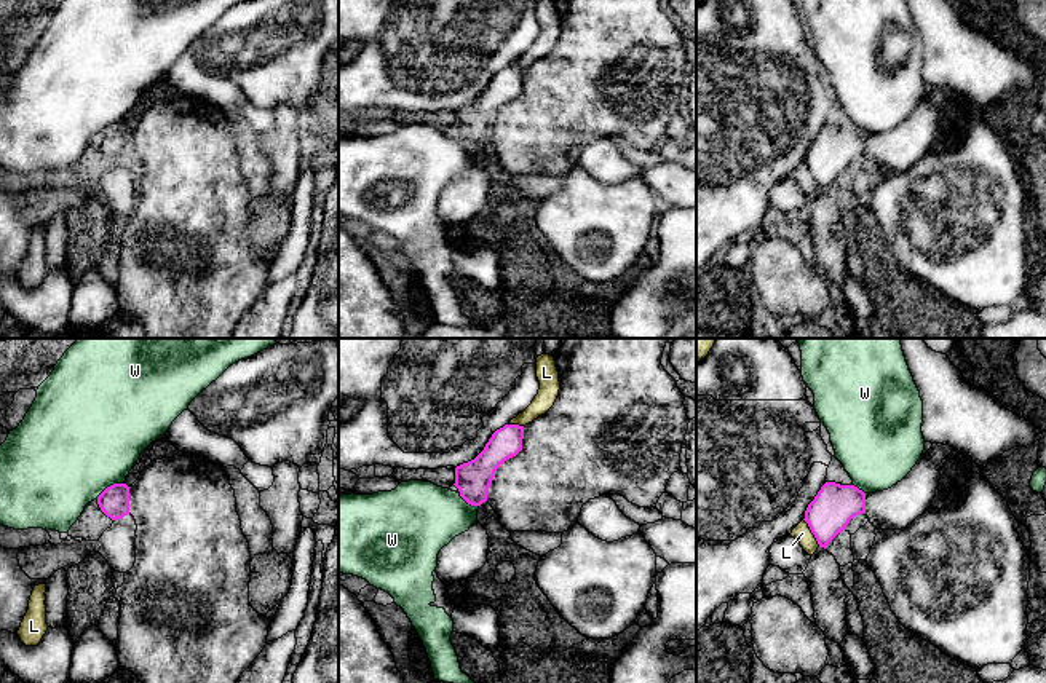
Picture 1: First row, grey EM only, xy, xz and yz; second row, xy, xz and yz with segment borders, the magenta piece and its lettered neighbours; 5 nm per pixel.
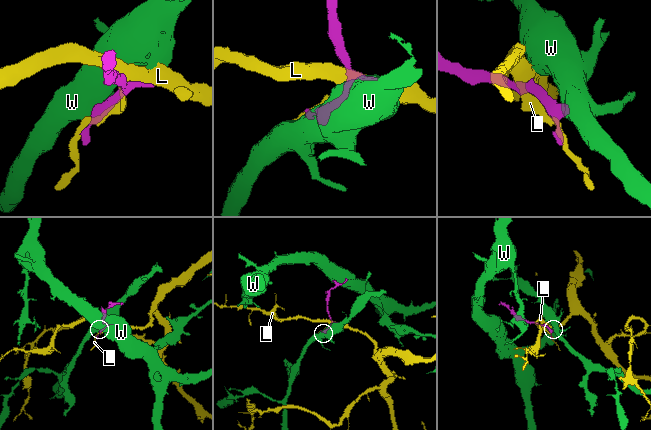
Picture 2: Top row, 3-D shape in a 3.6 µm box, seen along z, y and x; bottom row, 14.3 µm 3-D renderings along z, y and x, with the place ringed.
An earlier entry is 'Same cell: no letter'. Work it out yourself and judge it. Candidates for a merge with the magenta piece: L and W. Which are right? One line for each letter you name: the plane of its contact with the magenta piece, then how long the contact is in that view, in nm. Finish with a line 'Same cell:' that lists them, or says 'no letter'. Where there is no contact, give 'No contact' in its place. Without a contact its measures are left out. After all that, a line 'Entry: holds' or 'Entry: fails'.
Same cell: no letter
Entry: holds

